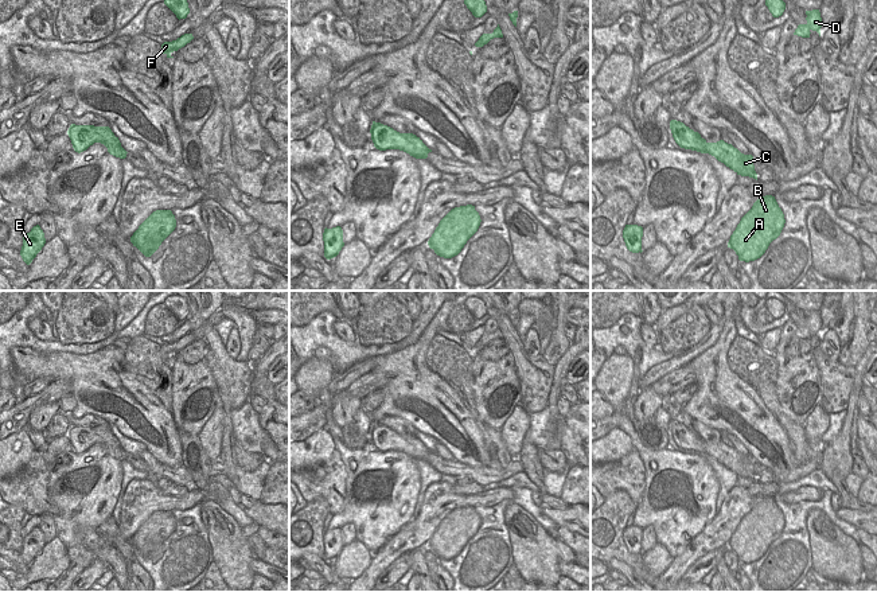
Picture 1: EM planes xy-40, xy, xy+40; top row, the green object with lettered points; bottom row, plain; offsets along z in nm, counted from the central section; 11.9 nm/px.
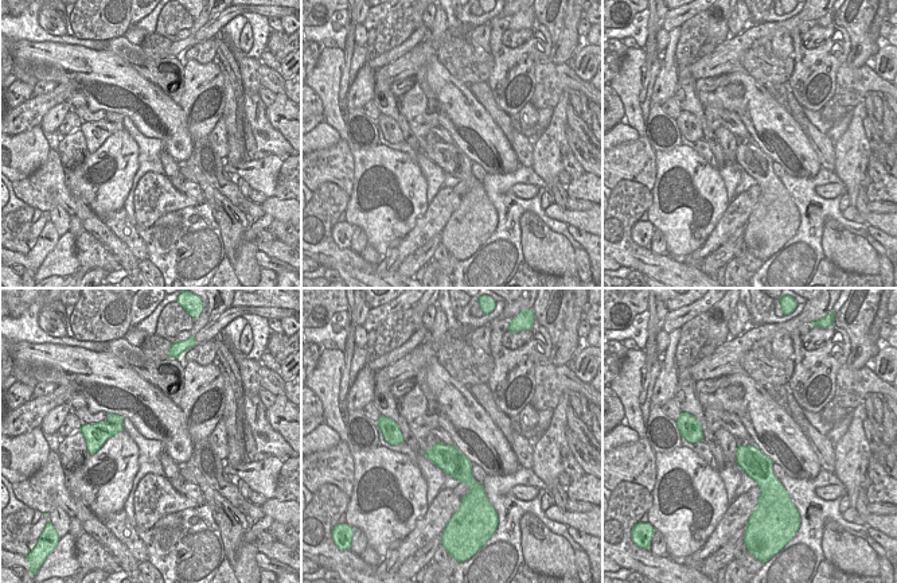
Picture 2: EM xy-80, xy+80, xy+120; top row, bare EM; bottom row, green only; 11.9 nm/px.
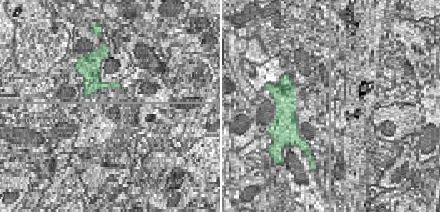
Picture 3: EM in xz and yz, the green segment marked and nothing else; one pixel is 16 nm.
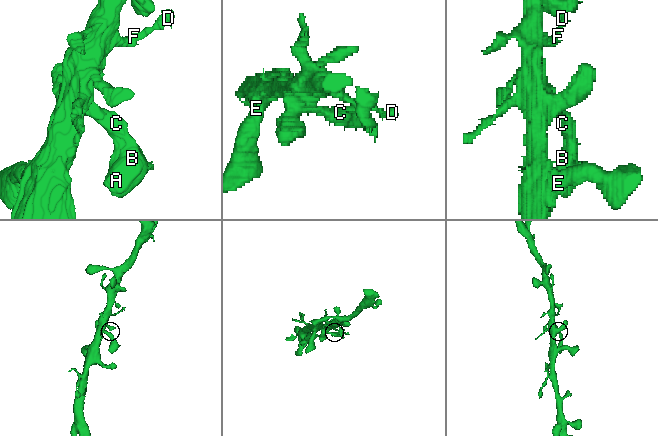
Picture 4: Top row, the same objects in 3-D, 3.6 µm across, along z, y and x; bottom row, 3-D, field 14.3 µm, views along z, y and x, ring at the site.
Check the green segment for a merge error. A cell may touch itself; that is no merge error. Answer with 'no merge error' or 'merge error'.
no merge error

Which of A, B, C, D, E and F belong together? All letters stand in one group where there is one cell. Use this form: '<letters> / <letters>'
A B C D E F

